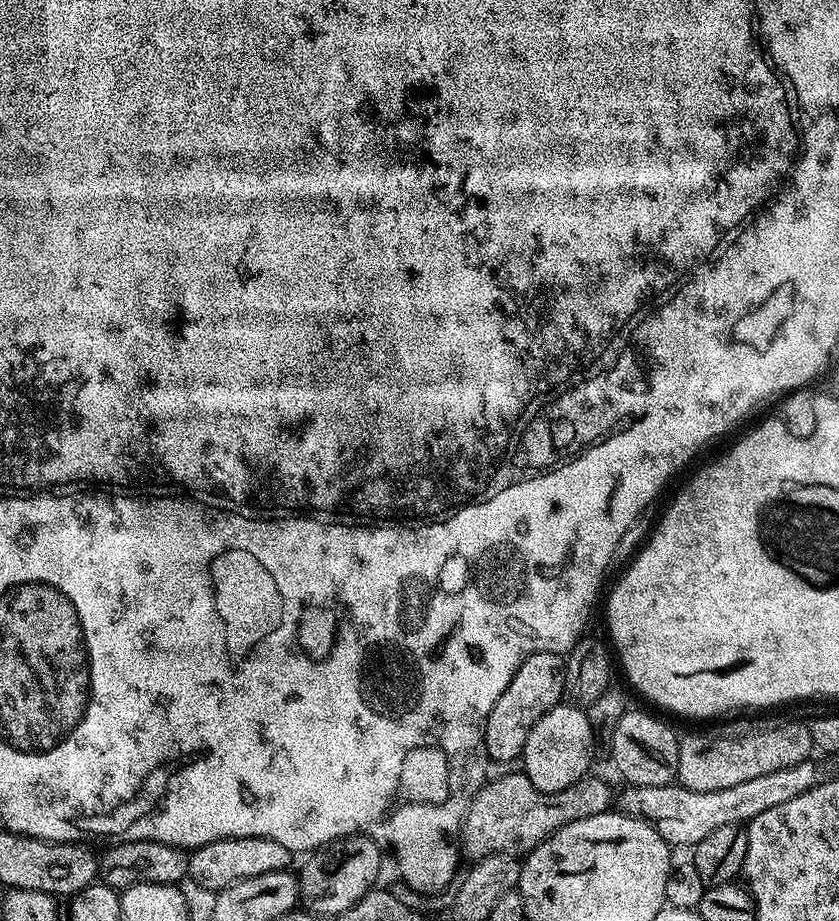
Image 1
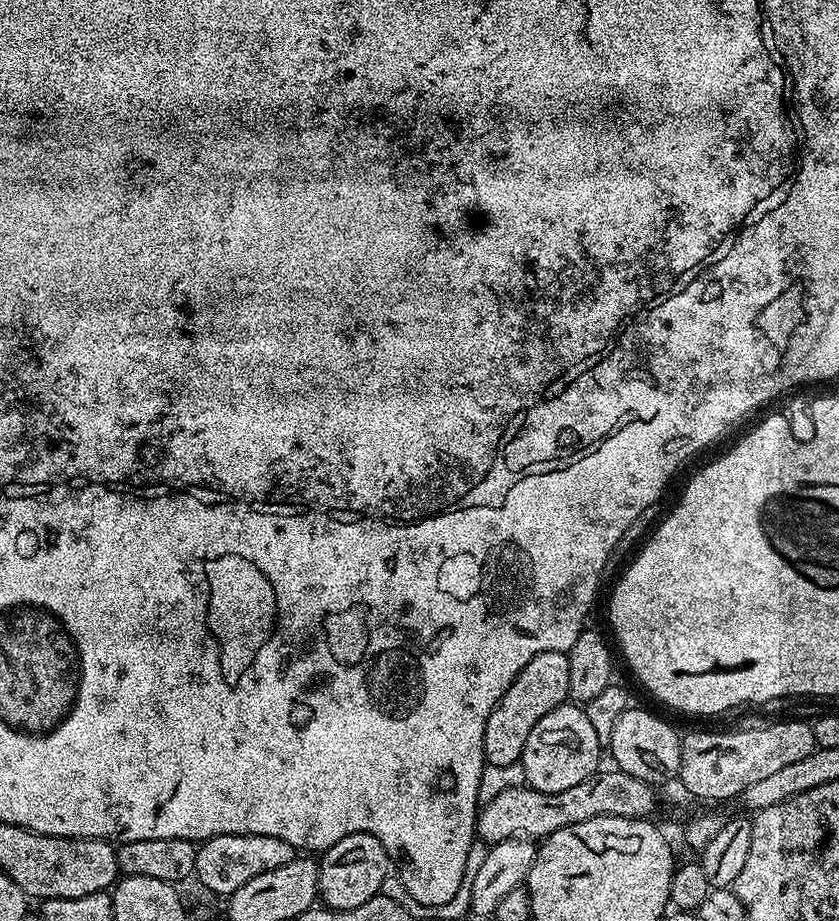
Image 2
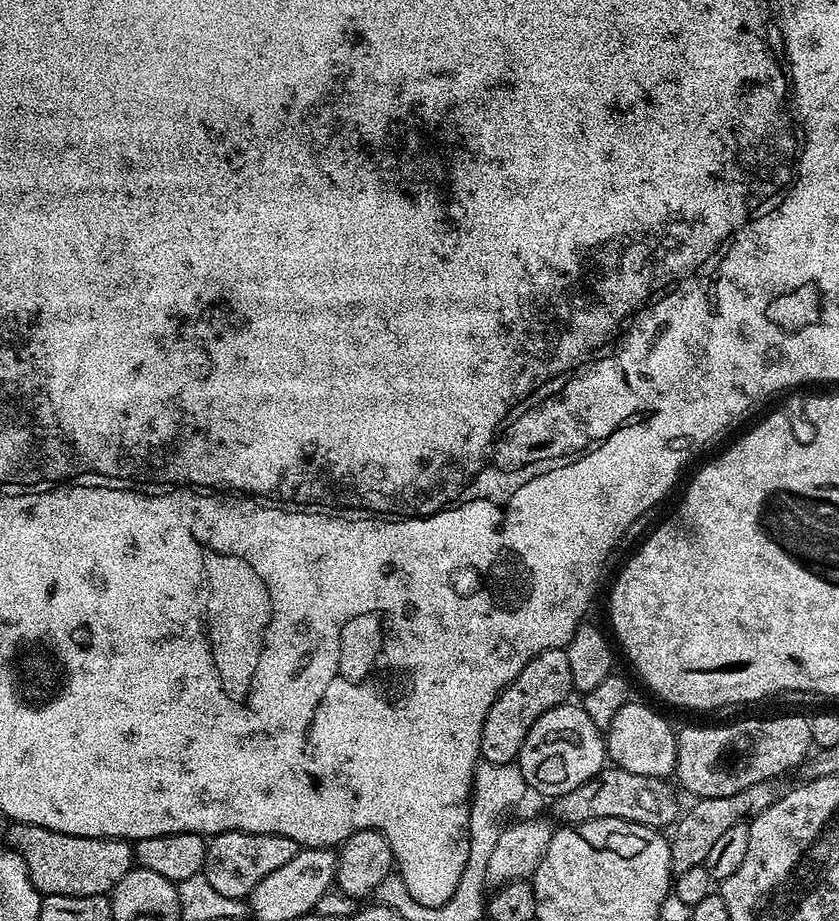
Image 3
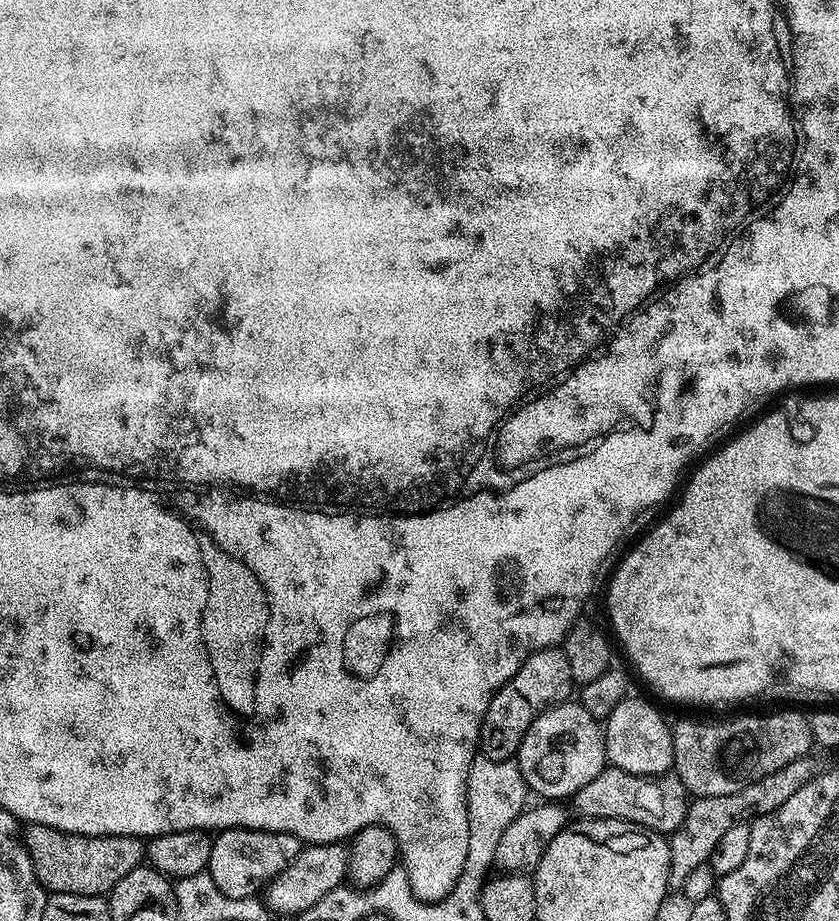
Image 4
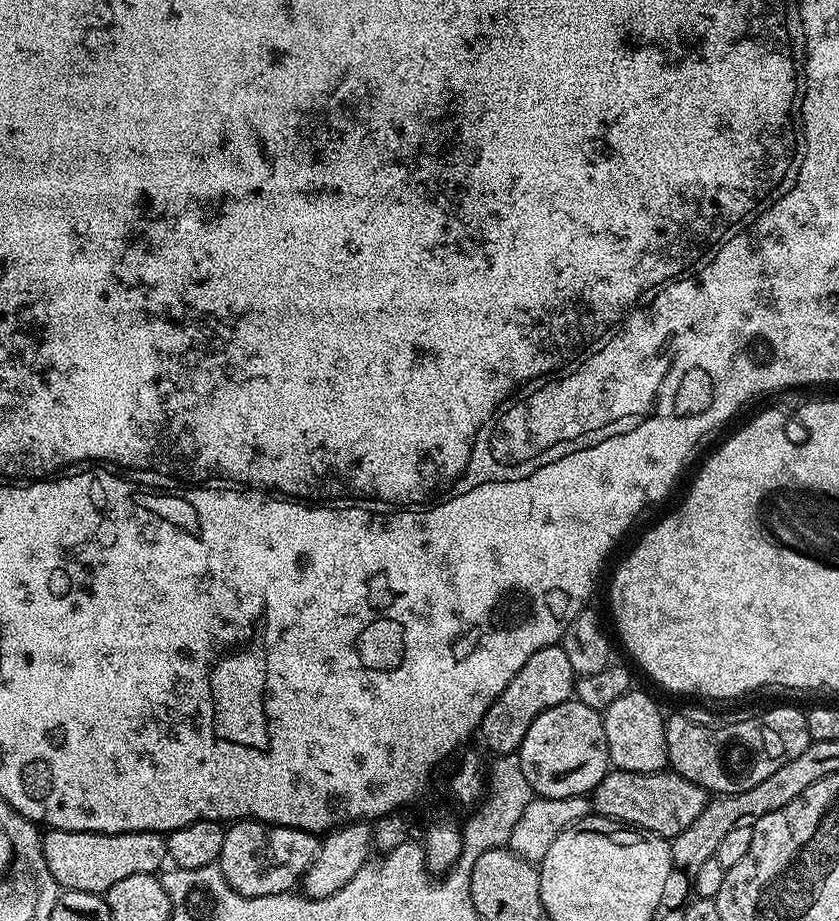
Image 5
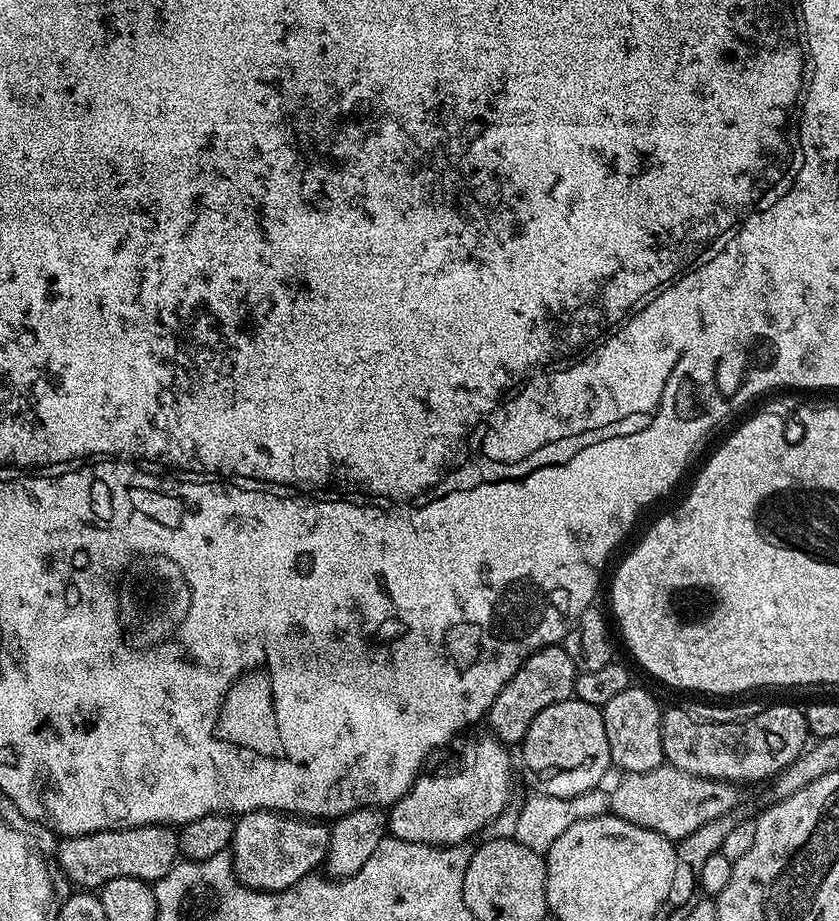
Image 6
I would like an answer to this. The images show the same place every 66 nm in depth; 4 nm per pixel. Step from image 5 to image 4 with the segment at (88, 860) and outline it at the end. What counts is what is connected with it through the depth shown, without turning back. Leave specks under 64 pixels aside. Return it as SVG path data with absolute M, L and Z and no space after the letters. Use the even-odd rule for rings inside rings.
M41 824L27 825L23 832L22 843L32 856L36 880L49 893L107 897L130 870L146 860L146 844L138 836L83 836Z

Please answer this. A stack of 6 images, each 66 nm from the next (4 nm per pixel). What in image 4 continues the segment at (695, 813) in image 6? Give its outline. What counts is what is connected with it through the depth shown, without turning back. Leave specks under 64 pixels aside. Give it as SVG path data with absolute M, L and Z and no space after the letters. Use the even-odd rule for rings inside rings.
M606 766L598 774L598 778L594 778L594 782L586 782L586 786L582 786L582 790L576 792L574 803L580 811L579 815L590 820L625 820L627 824L639 824L641 828L647 828L649 832L671 834L678 826L682 826L682 818L686 818L690 793L675 774L657 777L639 776L621 768Z

